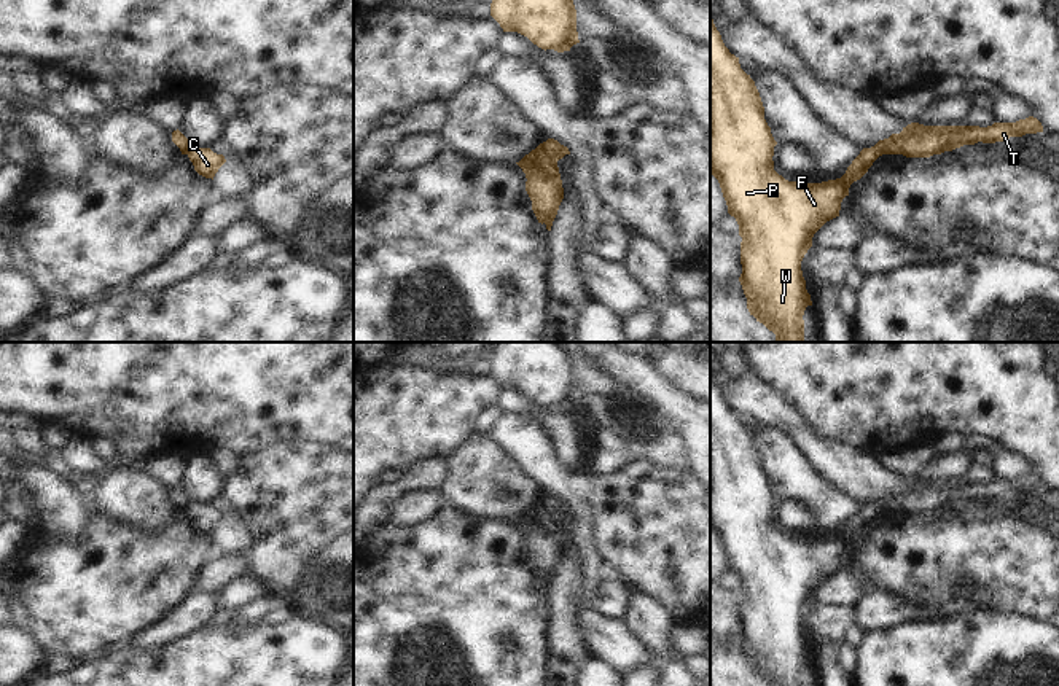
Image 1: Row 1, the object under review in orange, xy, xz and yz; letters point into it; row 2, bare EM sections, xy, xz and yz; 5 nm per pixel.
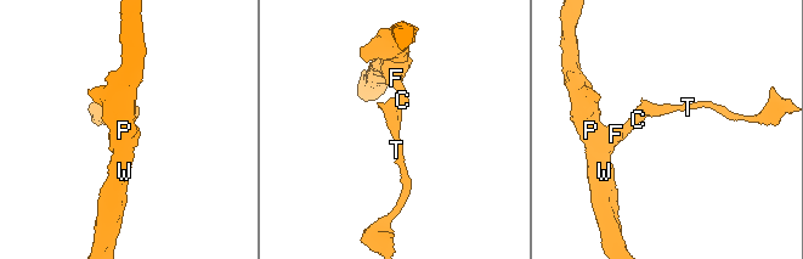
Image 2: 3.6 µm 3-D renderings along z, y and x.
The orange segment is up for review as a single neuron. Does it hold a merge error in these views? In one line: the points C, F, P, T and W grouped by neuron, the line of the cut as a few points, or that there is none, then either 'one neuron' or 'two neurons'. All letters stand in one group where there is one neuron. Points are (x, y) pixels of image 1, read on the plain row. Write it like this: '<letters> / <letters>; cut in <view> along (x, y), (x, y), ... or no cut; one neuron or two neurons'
C F P W / T; cut in xz along (547, 497), (548, 506), (556, 518); two neurons

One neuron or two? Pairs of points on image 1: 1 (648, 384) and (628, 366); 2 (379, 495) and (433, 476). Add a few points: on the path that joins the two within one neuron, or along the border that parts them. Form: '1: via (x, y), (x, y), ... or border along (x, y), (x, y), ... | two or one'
1: via (644, 379), (633, 368) | one
2: via (392, 492), (421, 476) | one

